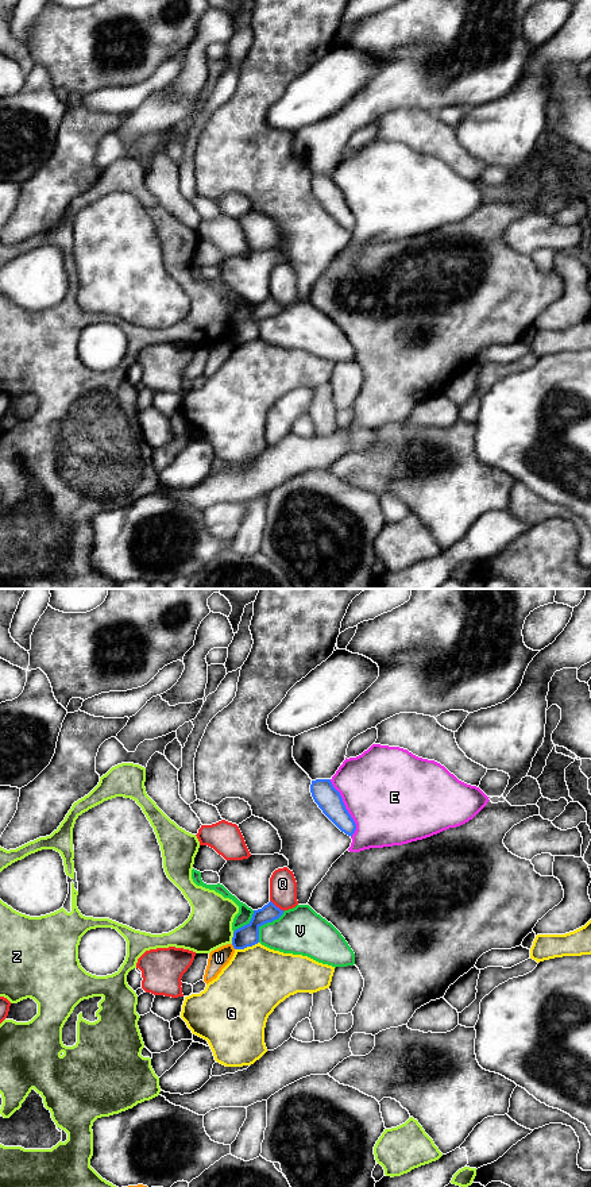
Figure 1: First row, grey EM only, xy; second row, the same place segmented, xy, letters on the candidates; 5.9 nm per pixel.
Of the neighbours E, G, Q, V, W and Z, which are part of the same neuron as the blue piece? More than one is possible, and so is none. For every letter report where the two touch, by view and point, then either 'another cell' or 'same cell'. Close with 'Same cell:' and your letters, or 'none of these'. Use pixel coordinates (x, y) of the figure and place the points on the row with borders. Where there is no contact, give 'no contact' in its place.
E: xy (346, 809) | another cell
G: xy (246, 947) | another cell
Q: xy (275, 906) | another cell
V: xy (265, 922) | another cell
W: xy (234, 947) | another cell
Z: xy (232, 937) | another cell
Same cell: none of these

